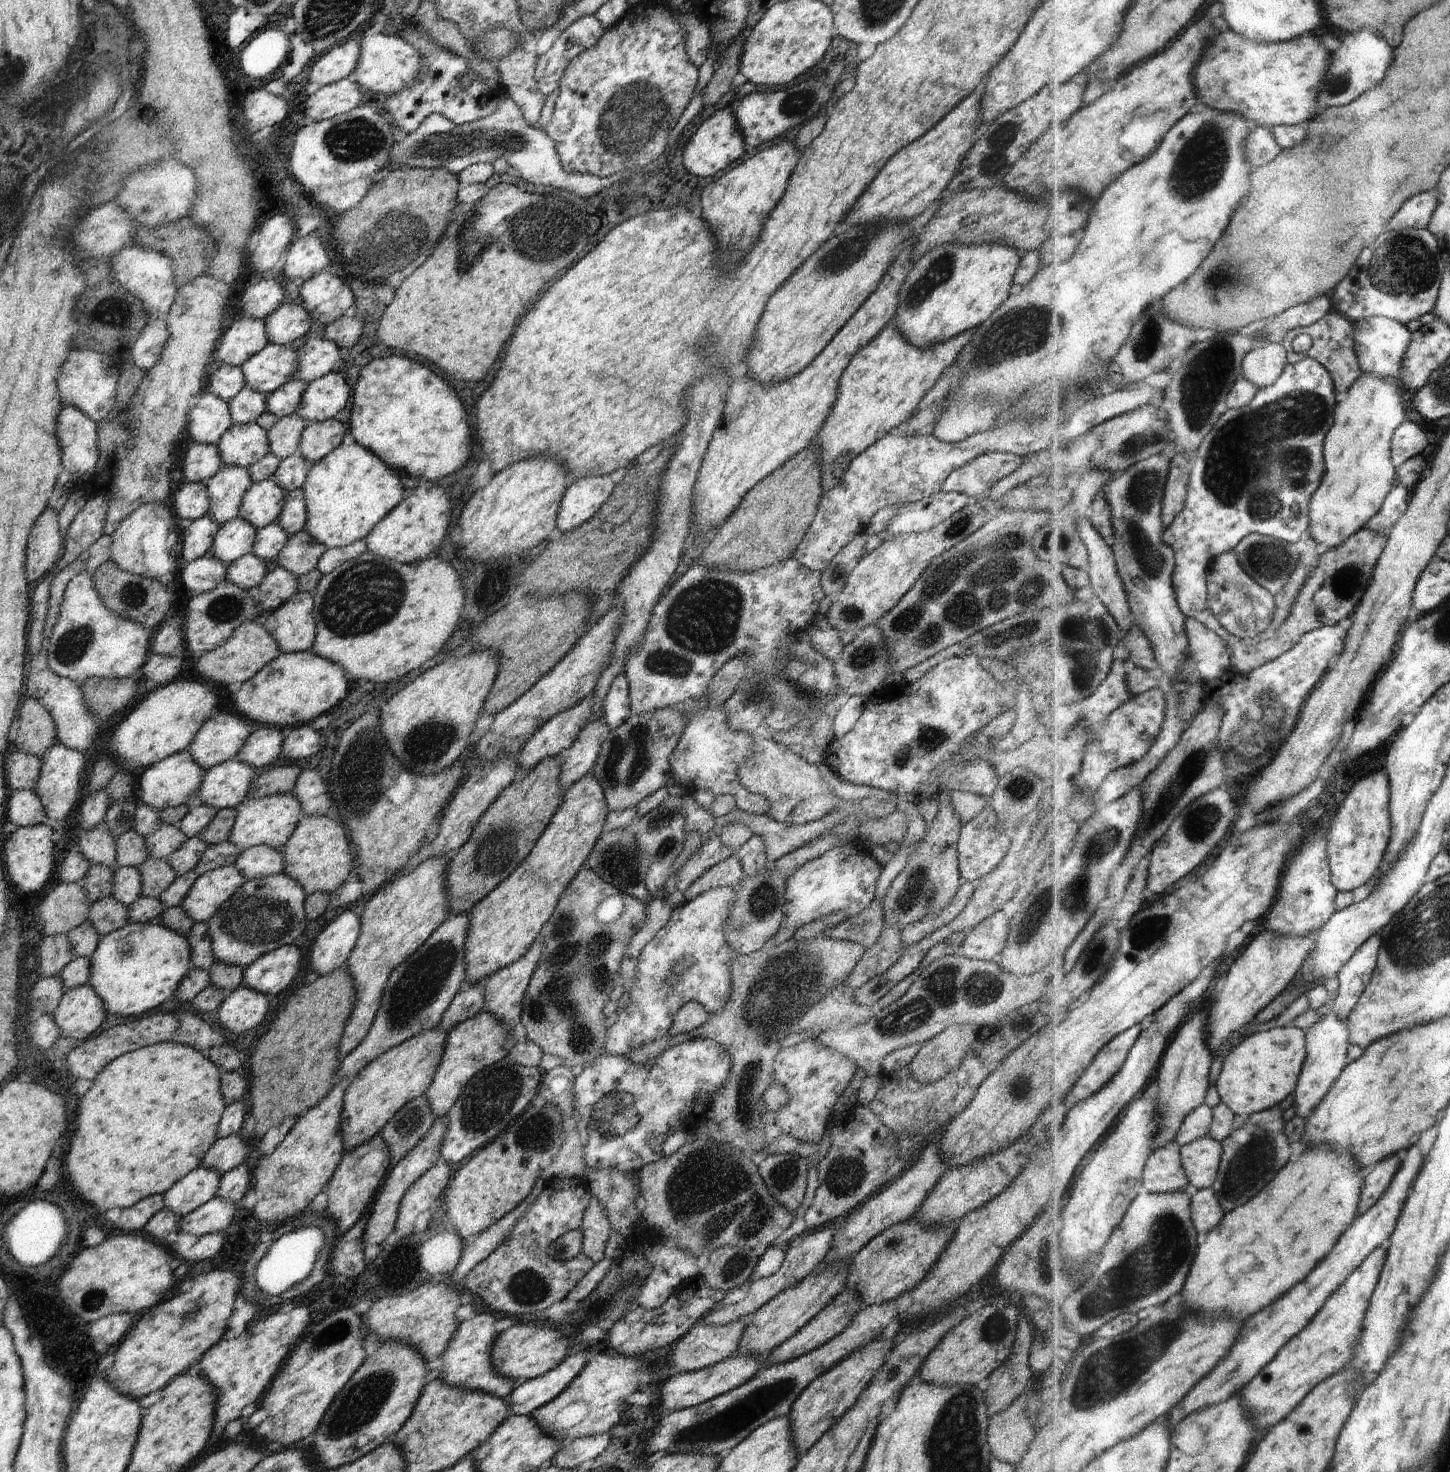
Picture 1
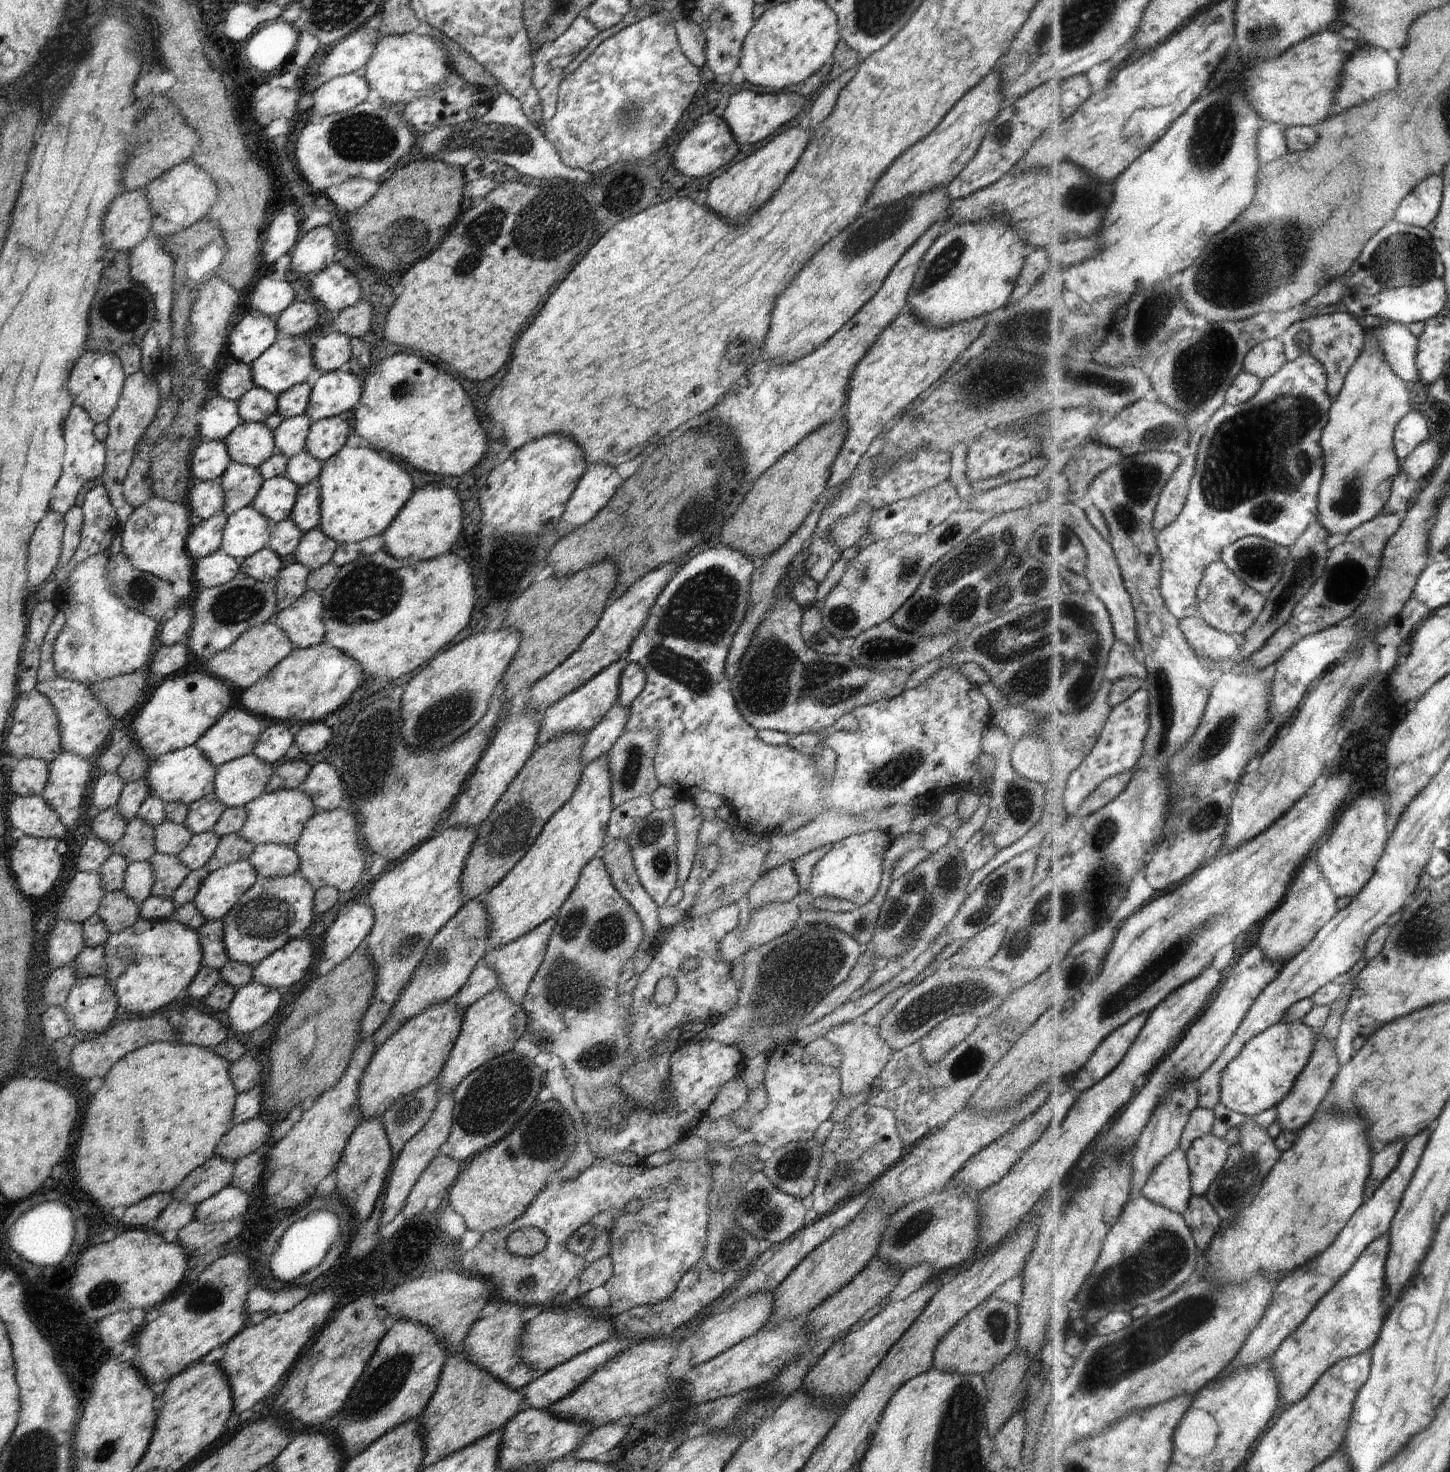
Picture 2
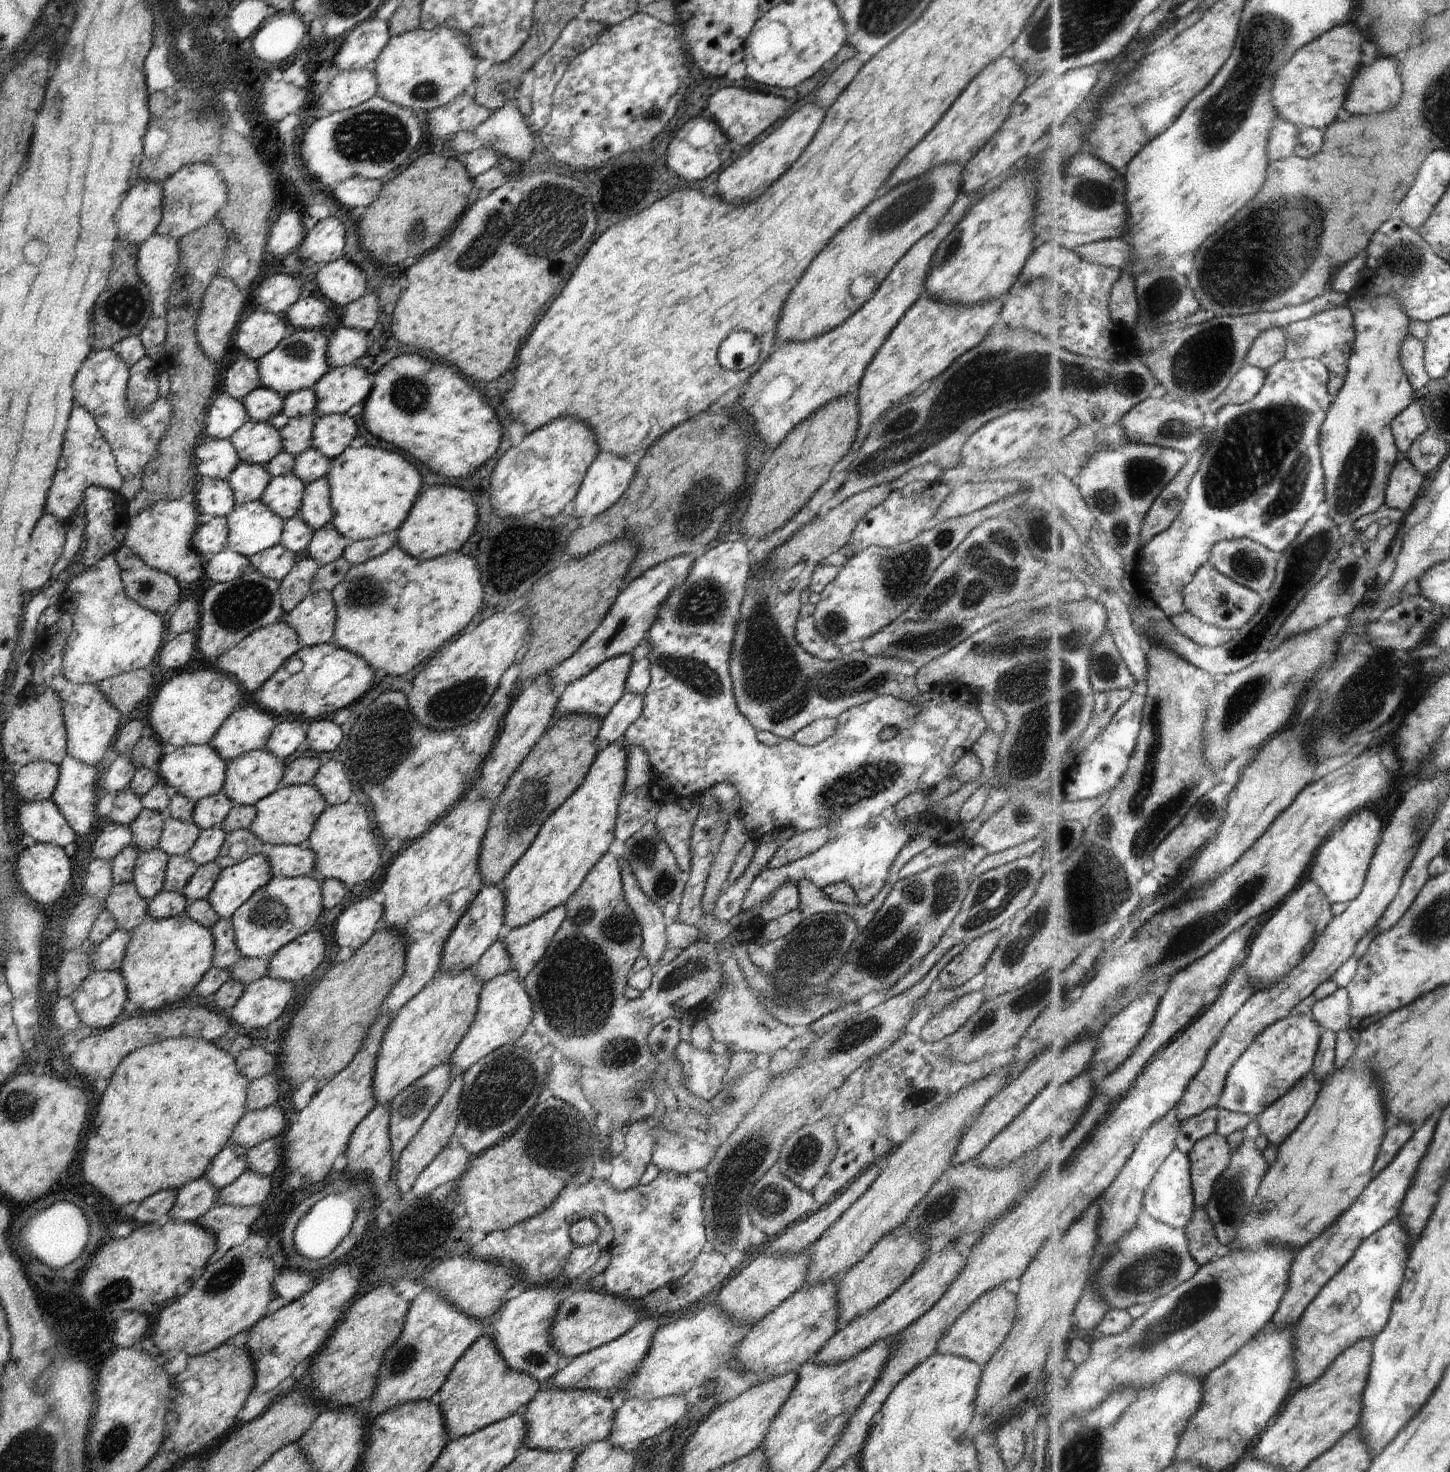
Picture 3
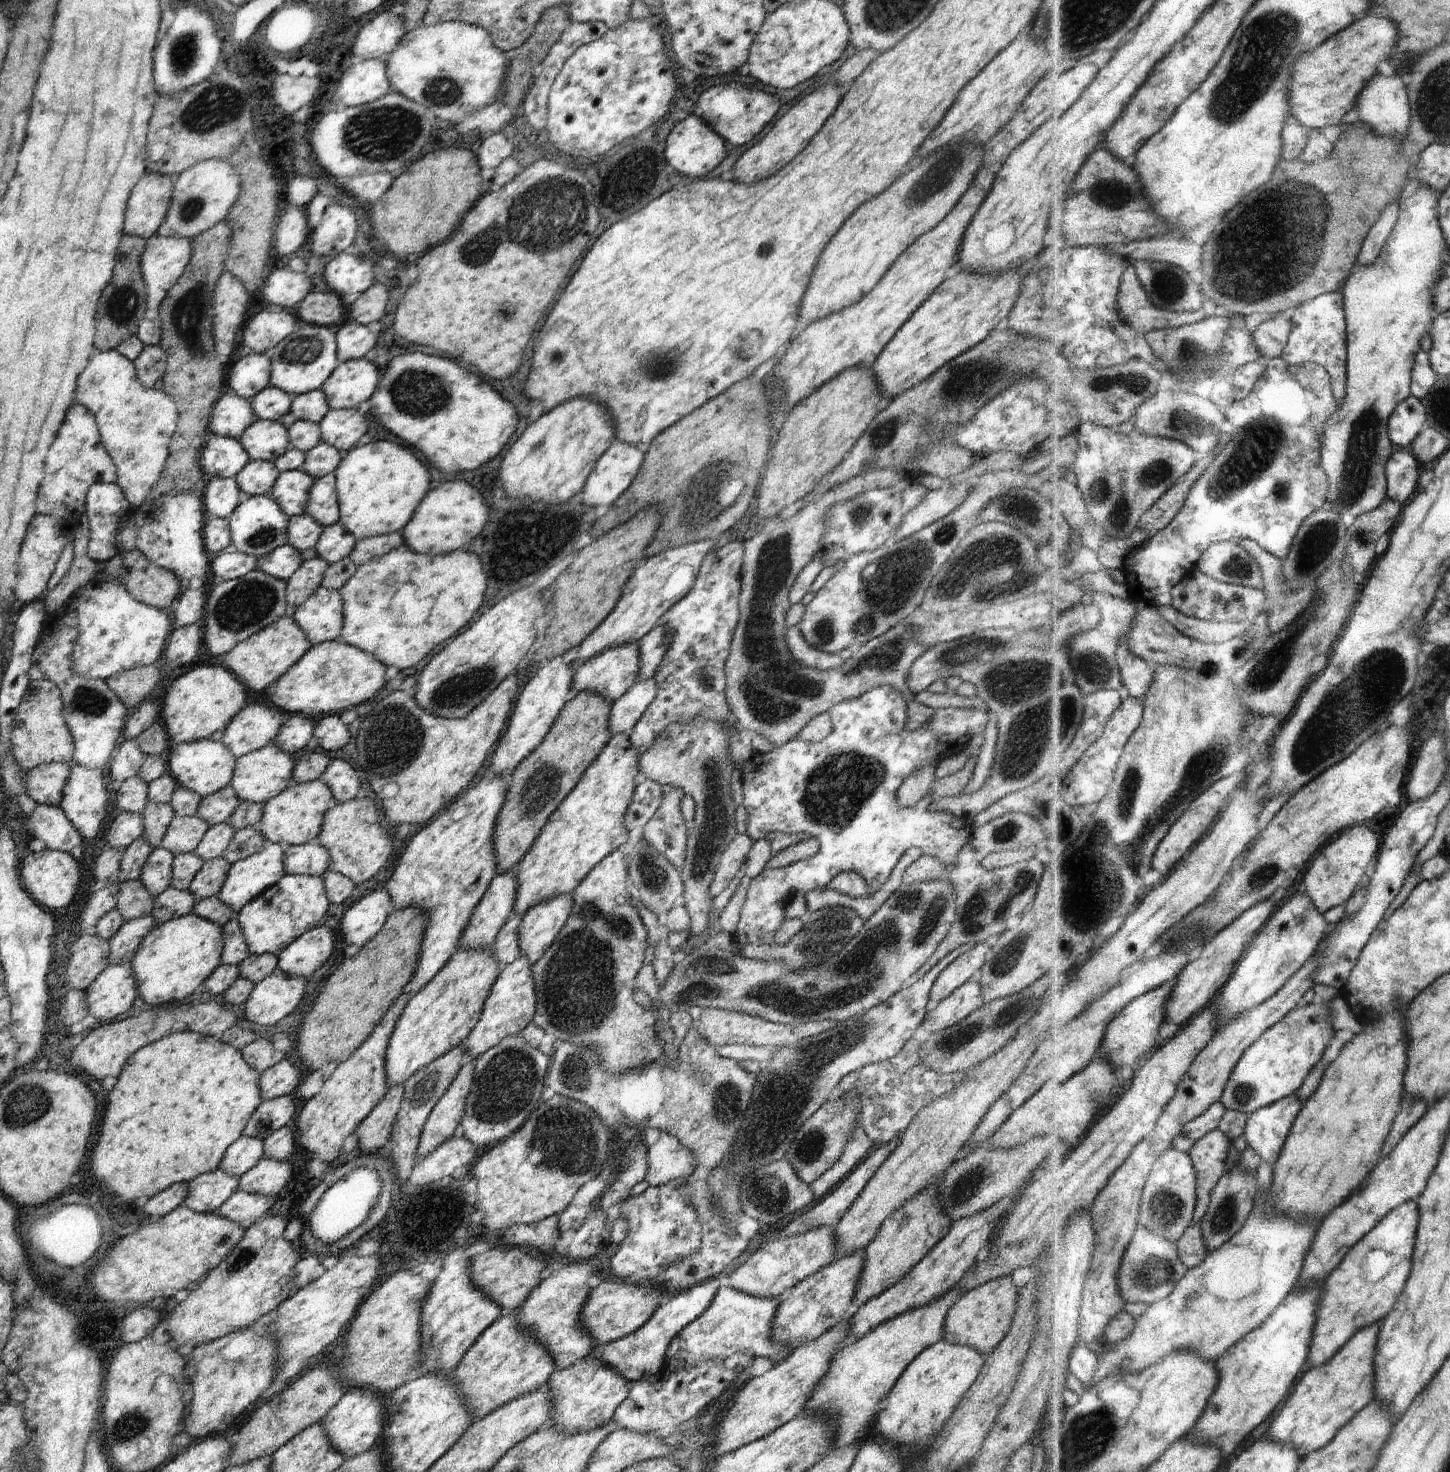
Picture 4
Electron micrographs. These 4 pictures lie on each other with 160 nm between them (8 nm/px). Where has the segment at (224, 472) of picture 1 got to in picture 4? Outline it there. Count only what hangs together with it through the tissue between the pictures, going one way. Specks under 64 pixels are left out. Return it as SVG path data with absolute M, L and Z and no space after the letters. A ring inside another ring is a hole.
M250 460L235 480L244 497L269 495L280 474L280 470L272 462Z

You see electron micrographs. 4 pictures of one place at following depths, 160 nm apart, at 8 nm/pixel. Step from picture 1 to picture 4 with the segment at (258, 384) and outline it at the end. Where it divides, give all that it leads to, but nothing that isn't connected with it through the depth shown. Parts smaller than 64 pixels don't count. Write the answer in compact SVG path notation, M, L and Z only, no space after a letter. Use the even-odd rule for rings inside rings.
M300 323L293 334L265 353L272 364L269 387L280 388L292 396L322 388L341 364L338 360L336 333L333 326Z

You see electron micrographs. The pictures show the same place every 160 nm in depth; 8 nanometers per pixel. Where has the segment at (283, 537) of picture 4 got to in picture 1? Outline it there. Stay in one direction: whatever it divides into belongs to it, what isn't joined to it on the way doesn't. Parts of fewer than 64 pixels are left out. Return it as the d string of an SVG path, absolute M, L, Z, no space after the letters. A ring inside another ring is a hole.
M239 516L229 520L218 529L207 555L217 558L225 564L230 564L251 552L256 531L257 529L248 521Z

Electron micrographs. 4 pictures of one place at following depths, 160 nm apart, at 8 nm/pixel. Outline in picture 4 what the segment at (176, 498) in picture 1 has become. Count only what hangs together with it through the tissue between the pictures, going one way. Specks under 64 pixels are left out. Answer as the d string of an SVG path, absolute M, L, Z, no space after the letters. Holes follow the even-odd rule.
M208 477L200 487L207 517L227 518L241 504L244 495L235 478Z

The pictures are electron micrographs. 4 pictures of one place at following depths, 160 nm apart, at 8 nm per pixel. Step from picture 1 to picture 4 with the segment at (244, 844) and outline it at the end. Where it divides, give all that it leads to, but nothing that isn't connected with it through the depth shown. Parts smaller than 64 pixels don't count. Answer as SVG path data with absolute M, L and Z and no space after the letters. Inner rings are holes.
M311 781L290 785L284 792L268 800L263 806L263 816L257 825L259 832L272 843L278 845L304 845L318 837L324 816L338 802L324 782Z

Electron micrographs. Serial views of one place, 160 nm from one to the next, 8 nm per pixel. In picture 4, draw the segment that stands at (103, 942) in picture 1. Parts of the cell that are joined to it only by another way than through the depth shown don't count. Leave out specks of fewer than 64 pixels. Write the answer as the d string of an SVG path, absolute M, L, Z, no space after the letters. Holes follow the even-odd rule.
M189 913L166 923L156 924L140 942L130 963L138 995L152 1007L168 1002L180 1002L202 985L218 966L224 946L222 928L210 920Z

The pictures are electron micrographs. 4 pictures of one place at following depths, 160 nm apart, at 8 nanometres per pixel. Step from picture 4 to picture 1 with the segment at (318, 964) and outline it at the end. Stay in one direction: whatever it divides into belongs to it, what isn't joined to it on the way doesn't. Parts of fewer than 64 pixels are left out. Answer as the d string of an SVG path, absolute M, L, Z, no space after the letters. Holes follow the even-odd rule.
M294 944L268 952L244 969L242 985L262 994L280 994L300 974L302 951Z

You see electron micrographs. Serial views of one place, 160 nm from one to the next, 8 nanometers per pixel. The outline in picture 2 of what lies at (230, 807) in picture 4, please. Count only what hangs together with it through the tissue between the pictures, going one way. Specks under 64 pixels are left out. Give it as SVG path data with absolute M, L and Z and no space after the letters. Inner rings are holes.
M214 793L188 805L188 815L185 826L194 834L212 831L220 820L220 816L227 810Z

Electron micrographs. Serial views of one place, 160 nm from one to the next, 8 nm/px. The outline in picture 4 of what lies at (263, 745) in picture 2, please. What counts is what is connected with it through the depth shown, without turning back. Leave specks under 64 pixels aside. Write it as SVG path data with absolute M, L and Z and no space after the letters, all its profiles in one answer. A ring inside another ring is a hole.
M299 713L290 714L280 728L273 744L292 755L306 748L314 736L316 719Z

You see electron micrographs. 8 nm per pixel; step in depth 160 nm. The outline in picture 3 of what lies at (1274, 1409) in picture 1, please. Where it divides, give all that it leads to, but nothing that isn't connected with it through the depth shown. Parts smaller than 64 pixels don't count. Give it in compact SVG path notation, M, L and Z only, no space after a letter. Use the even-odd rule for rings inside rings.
M1403 1218L1394 1219L1387 1227L1367 1238L1361 1245L1354 1258L1308 1307L1298 1326L1294 1327L1293 1342L1296 1346L1296 1364L1300 1384L1304 1387L1314 1384L1336 1362L1340 1355L1361 1340L1382 1334L1391 1322L1393 1307L1399 1298L1404 1279L1407 1276L1408 1262L1411 1258L1411 1233L1405 1227Z

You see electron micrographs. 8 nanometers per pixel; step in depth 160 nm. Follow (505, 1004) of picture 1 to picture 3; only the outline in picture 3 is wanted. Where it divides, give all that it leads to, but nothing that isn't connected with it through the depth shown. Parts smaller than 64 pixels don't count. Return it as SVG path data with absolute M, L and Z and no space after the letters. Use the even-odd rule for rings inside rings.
M561 905L529 924L508 930L504 946L512 960L511 970L516 972L520 981L523 982L542 960L565 919L566 906Z

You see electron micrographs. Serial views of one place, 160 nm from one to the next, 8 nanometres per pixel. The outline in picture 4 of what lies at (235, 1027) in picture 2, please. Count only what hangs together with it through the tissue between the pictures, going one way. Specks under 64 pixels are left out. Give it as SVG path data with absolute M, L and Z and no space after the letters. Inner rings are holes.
M277 968L271 976L255 985L249 1000L246 1000L246 1004L244 1004L246 1006L244 1018L262 1026L275 1025L296 1010L303 998L307 982L306 978L289 976Z

